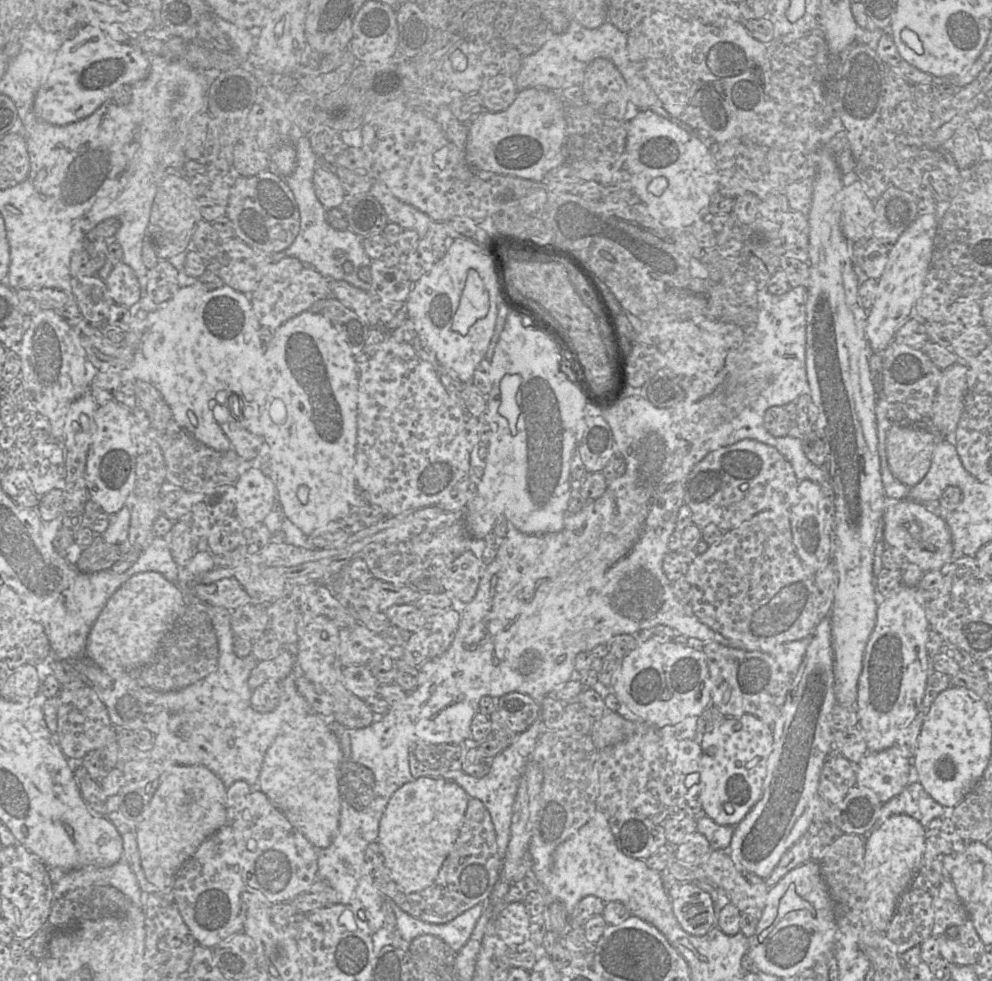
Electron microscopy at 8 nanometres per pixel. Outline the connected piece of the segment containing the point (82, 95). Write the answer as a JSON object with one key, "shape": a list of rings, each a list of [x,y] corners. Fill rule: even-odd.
{"shape":[[[106,23],[82,26],[74,38],[62,43],[47,80],[36,93],[35,115],[52,125],[69,125],[89,117],[104,103],[112,102],[111,97],[120,86],[133,86],[145,79],[150,71],[150,57],[131,45],[131,39],[131,34],[118,26]]]}

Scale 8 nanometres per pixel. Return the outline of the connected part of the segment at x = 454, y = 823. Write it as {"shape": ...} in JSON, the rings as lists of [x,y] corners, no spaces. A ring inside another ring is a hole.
{"shape":[[[419,777],[392,795],[380,820],[377,843],[391,878],[404,893],[420,892],[438,876],[459,836],[469,800],[457,783],[443,777]]]}

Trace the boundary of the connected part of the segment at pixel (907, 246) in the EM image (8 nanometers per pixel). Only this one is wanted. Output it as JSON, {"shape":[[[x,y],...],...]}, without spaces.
{"shape":[[[936,214],[918,215],[888,251],[887,262],[877,280],[873,305],[866,318],[866,337],[870,353],[882,353],[894,339],[897,330],[914,315],[914,307],[925,287],[937,232]]]}

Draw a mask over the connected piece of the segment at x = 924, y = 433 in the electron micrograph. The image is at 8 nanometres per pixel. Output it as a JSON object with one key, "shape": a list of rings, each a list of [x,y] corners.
{"shape":[[[909,423],[892,424],[886,440],[887,459],[895,478],[911,488],[927,474],[936,435],[924,427]]]}

